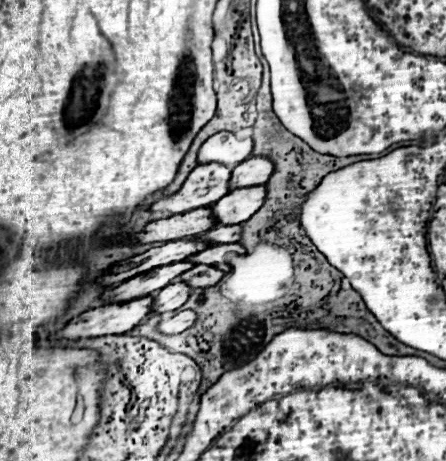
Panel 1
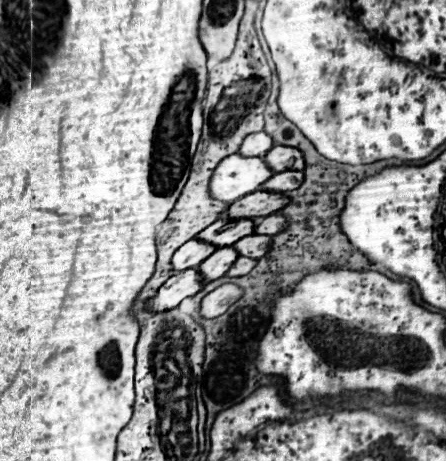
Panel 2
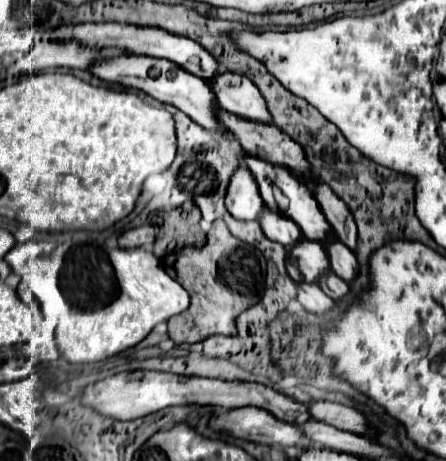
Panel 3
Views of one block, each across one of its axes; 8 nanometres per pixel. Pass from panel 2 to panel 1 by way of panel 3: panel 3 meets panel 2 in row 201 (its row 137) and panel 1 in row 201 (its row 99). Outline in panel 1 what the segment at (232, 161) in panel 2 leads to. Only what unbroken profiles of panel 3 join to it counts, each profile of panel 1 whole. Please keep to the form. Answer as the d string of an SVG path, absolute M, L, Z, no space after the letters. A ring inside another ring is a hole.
M222 164L196 166L176 194L156 200L148 210L162 212L166 216L176 216L196 208L212 206L216 200L230 192L228 188L230 172L232 170Z

